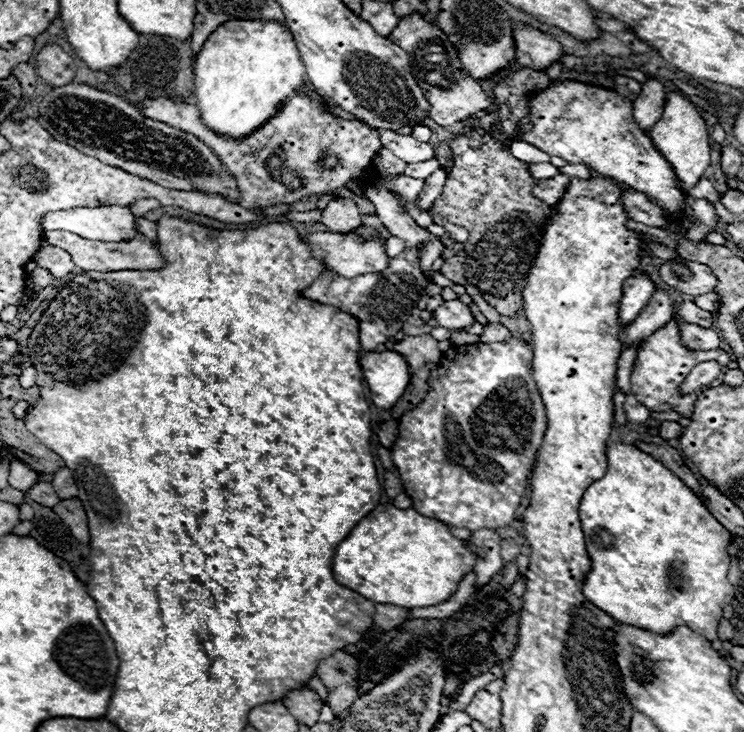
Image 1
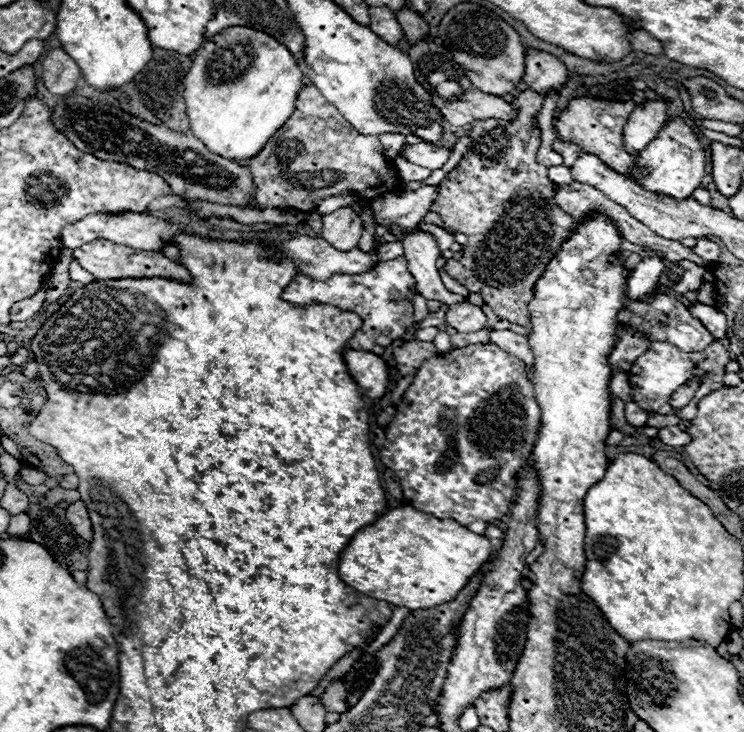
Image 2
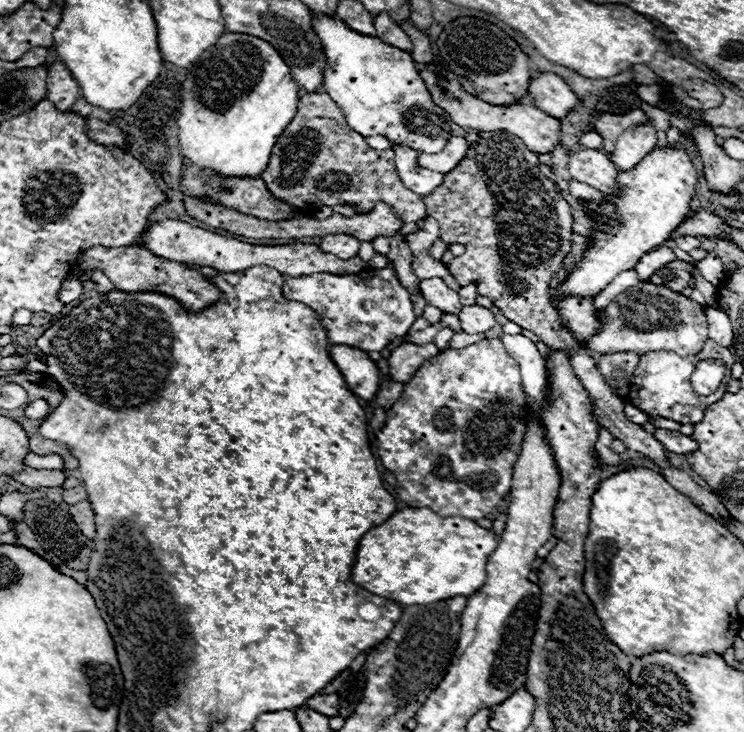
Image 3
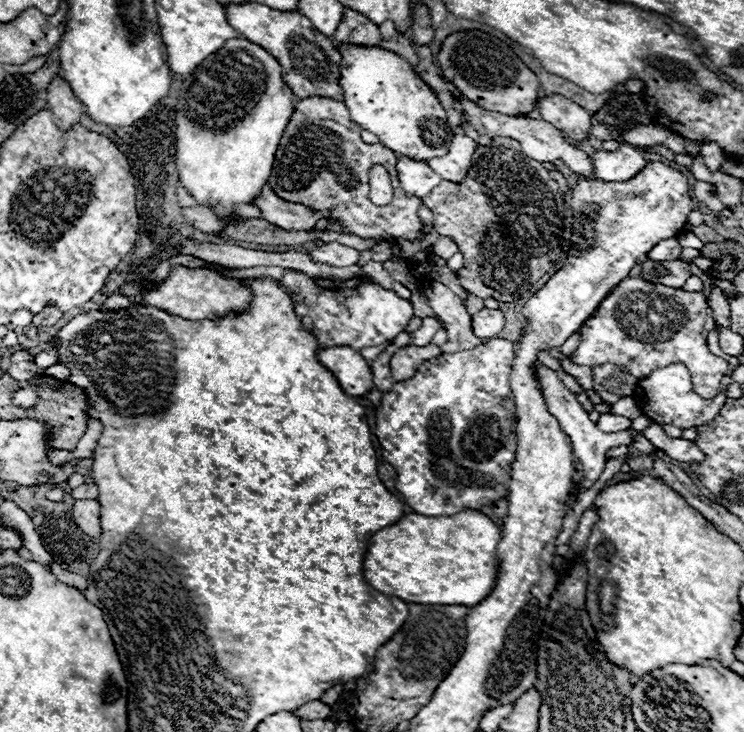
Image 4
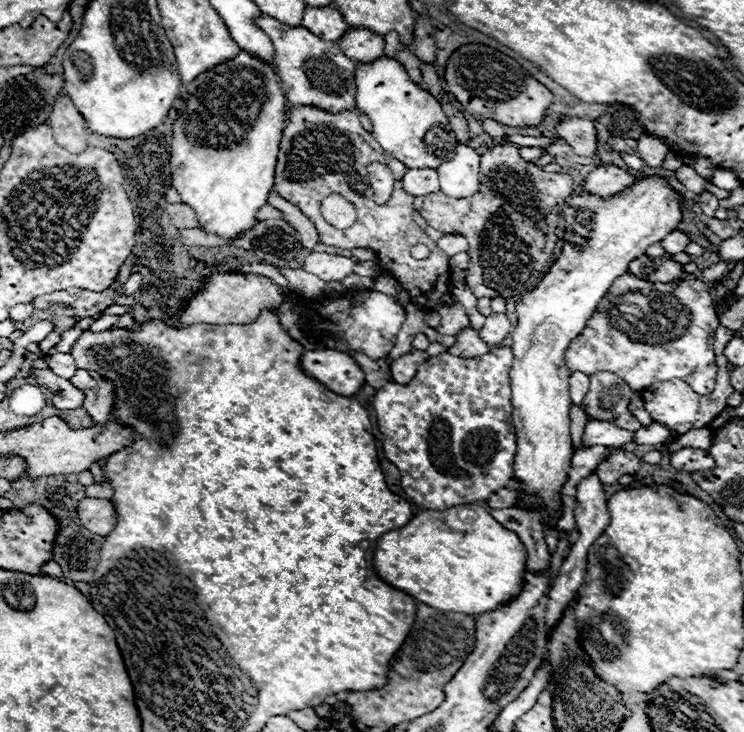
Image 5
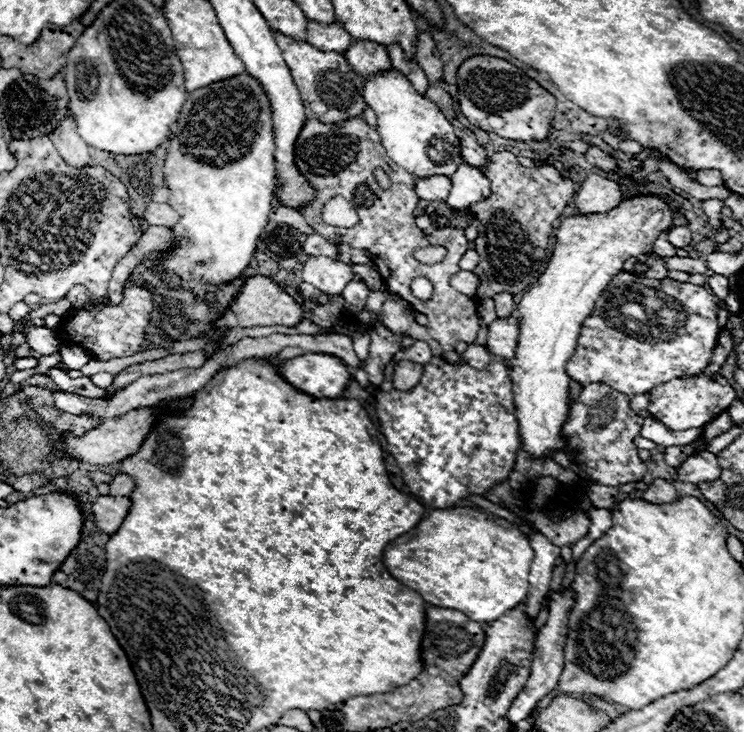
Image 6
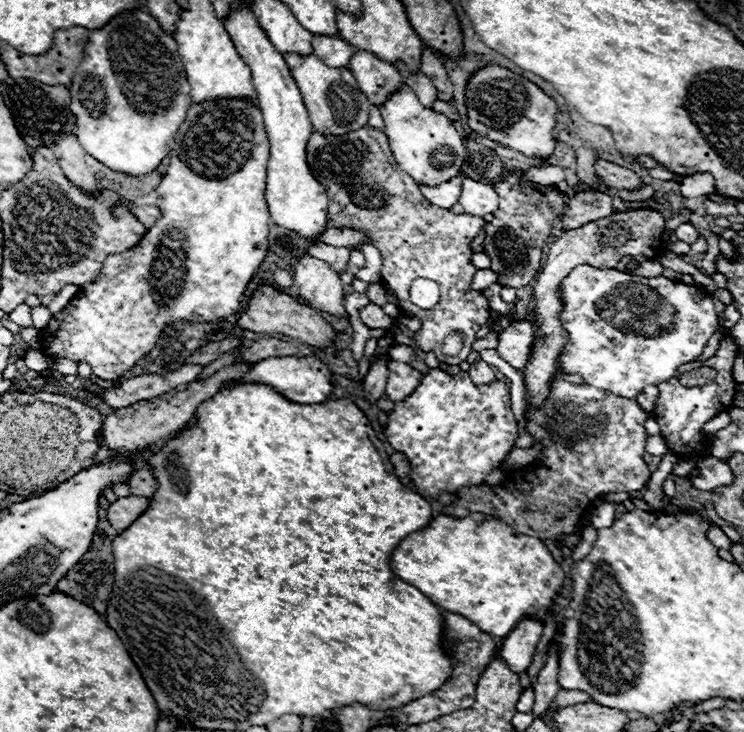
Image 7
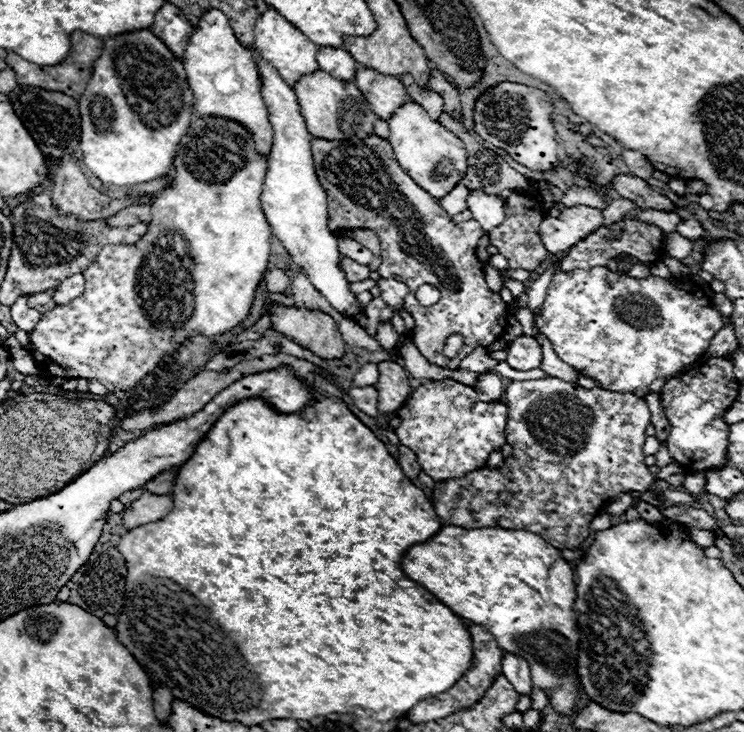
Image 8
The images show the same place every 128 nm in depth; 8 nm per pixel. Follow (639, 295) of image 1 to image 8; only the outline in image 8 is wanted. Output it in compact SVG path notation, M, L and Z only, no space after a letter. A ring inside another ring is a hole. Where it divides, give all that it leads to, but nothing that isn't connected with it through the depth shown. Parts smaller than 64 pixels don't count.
M682 220L678 226L676 226L676 232L688 240L698 240L704 236L704 228L700 226L698 220Z

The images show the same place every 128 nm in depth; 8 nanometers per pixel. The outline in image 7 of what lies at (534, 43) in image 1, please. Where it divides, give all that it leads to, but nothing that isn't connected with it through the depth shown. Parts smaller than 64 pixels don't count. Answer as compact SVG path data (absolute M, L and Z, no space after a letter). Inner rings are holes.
M598 158L598 160L596 160L594 170L598 172L598 176L600 176L610 188L616 188L616 190L620 190L620 188L630 188L630 190L634 190L634 188L638 188L638 186L642 184L642 180L640 180L640 176L638 176L636 172L632 172L632 170L620 166L620 164L608 162L608 160L604 160L604 158Z

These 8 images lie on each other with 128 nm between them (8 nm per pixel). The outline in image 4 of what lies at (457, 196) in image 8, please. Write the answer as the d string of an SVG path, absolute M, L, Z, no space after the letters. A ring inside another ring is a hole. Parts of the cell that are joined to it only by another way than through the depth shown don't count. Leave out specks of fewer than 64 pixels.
M408 156L398 158L396 170L398 170L402 188L408 194L414 194L418 198L424 198L432 188L436 188L442 182L442 178L438 174L434 174L434 170L430 170L430 166L426 162L412 160Z

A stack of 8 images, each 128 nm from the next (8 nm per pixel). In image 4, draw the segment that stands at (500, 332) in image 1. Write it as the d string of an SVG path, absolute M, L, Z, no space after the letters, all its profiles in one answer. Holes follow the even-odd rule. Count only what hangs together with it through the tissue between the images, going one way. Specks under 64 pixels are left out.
M534 362L534 376L536 376L536 382L542 390L542 396L546 400L546 406L550 410L550 414L558 420L558 424L562 426L562 430L570 436L570 442L572 442L572 452L576 456L578 462L582 462L584 466L584 488L590 488L594 484L594 480L600 476L600 472L604 470L604 464L606 464L606 452L612 448L612 446L620 446L620 444L630 444L630 432L628 430L620 430L620 432L612 432L612 434L604 434L596 428L594 422L590 422L588 418L588 412L578 404L576 396L558 380L556 372L546 368L544 364L540 362Z

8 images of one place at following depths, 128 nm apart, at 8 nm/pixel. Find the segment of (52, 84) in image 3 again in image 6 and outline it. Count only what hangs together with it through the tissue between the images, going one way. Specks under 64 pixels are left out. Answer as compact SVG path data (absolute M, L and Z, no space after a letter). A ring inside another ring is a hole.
M66 116L50 134L56 150L60 150L62 158L72 166L90 164L90 146L78 136L78 126L72 116Z

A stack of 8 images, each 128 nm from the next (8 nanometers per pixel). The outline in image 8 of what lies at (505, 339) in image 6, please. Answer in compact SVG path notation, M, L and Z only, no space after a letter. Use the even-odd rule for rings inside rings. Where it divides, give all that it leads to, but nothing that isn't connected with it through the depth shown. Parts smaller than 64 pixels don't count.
M522 334L520 338L514 338L508 344L506 352L508 352L506 362L514 370L532 370L532 368L538 368L542 362L540 344L532 336L526 336L526 334Z

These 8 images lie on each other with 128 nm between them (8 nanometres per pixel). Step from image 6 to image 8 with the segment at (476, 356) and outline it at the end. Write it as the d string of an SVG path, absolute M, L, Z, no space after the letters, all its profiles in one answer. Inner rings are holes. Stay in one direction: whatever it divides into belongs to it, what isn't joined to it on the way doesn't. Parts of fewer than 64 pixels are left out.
M480 372L476 386L474 386L478 398L482 398L484 402L490 400L500 400L500 396L504 394L504 386L498 374L490 374L490 372Z

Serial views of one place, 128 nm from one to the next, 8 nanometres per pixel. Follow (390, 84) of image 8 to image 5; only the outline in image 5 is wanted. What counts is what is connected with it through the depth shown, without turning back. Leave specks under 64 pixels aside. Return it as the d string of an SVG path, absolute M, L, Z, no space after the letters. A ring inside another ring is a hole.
M350 28L340 38L338 46L346 56L350 56L356 62L372 62L378 56L382 56L384 50L384 38L372 30L366 28Z

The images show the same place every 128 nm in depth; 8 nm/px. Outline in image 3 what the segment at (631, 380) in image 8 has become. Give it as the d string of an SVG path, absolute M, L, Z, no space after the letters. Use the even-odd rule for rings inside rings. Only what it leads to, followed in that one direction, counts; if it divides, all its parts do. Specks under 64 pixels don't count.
M638 284L618 294L602 312L602 332L588 342L590 356L602 356L608 352L634 350L646 354L652 350L674 350L676 354L688 356L698 354L708 340L708 324L702 306L694 300L662 290L654 284ZM702 360L698 362L694 374L692 374L692 386L694 390L698 390L698 394L712 394L722 378L724 378L724 372L726 372L726 366L724 362L718 362L718 360Z

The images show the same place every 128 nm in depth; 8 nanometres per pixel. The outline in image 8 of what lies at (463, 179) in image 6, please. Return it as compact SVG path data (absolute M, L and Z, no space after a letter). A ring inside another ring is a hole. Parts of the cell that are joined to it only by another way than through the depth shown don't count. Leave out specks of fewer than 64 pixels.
M470 190L466 204L472 216L482 224L486 232L490 232L504 220L504 200L498 196L490 196L480 190Z

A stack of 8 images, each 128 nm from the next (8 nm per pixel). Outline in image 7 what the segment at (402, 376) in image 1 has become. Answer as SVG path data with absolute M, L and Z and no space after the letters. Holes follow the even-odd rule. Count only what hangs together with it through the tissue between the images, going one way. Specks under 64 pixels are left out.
M284 356L284 358L266 358L252 366L244 378L246 382L264 382L284 394L288 400L298 404L320 404L326 402L332 394L332 372L316 356Z

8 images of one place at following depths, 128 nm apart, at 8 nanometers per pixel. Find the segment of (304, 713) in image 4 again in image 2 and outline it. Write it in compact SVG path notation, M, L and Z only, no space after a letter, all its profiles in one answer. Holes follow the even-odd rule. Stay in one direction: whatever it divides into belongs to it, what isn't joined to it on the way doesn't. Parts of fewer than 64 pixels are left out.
M334 680L328 690L320 696L326 712L346 712L346 688L344 688L344 682L342 680Z

